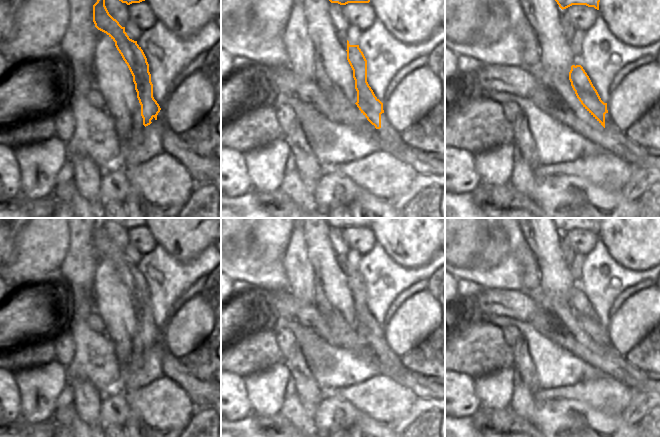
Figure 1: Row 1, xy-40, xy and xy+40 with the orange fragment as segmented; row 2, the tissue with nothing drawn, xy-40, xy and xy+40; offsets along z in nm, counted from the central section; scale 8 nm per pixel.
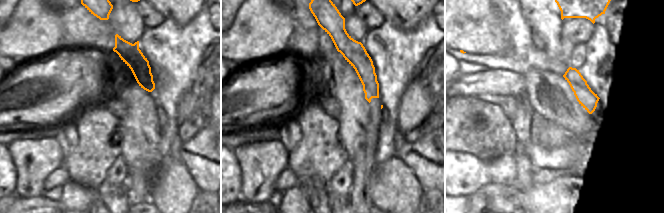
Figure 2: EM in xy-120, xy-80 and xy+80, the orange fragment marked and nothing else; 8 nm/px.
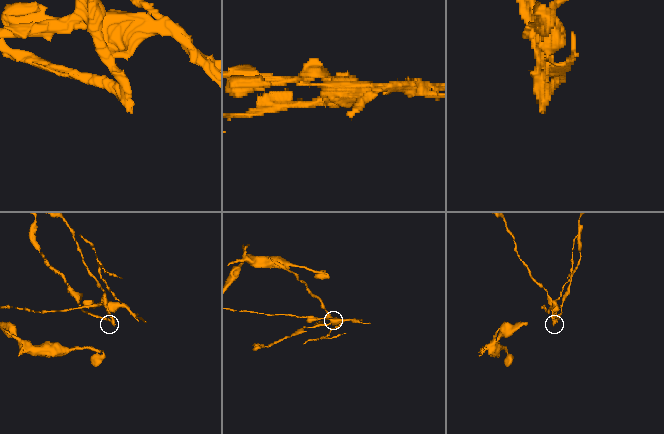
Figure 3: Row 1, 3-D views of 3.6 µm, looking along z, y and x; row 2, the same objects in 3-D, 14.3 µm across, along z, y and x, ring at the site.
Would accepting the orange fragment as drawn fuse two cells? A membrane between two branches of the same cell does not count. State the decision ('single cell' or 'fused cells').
fused cells

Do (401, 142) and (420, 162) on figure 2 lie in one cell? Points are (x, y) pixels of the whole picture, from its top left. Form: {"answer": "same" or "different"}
{"answer": "same"}

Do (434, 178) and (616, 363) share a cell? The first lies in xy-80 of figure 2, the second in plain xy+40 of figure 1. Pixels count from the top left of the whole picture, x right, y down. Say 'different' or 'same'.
same

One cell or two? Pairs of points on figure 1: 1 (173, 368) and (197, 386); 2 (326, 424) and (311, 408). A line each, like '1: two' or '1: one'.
1: one
2: two

